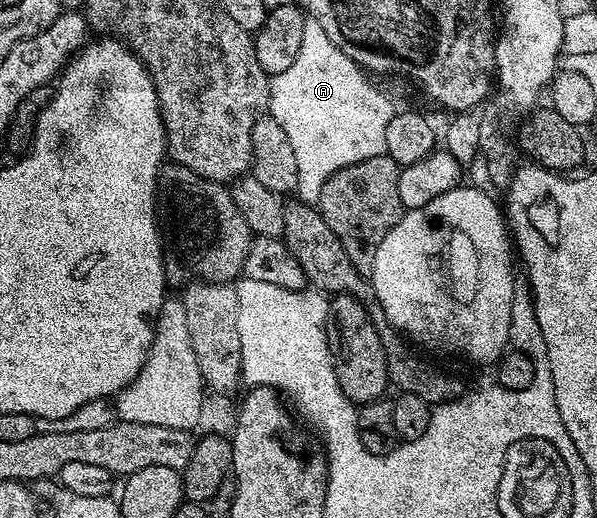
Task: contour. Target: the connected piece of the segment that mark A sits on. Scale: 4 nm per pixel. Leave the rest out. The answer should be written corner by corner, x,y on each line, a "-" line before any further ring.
309,18
303,26
303,46
299,46
295,62
291,62
283,74
270,79
268,111
273,120
279,122
283,130
287,130
287,138
291,138
291,147
295,150
295,166
299,166
296,195
300,203
316,206
331,174
367,158
385,155
387,122
391,122
395,115
395,107
368,78
361,65
343,54
343,50
339,50
339,46
327,38
327,30
323,30
321,23

